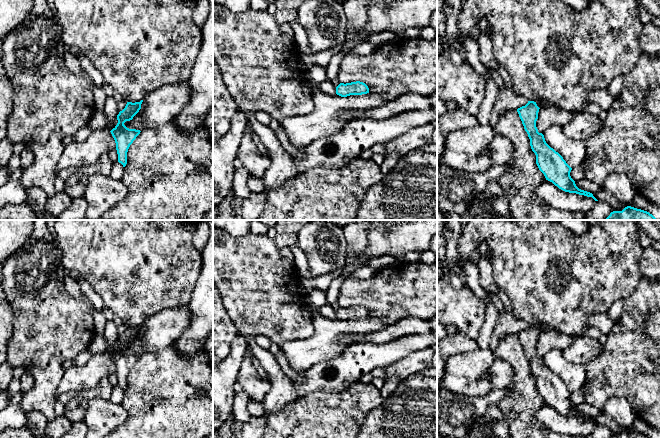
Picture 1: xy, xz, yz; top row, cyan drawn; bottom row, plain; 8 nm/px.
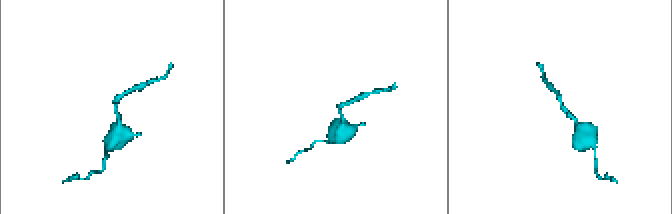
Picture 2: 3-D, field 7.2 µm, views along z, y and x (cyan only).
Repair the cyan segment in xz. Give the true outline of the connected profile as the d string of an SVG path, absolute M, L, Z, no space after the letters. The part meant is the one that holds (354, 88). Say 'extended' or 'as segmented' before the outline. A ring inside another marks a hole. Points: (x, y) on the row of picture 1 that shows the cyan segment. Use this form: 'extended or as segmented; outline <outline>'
as segmented; outline M360 81L351 82L351 83L340 83L336 87L336 94L341 97L347 97L350 95L362 95L369 93L368 86Z

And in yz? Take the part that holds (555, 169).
as segmented; outline M528 101L525 106L517 109L530 139L531 149L536 155L536 164L539 170L544 174L546 180L552 182L559 189L592 197L595 201L598 201L592 193L581 190L576 186L575 181L570 176L572 168L558 152L546 143L544 135L538 132L536 121L539 109L534 101Z

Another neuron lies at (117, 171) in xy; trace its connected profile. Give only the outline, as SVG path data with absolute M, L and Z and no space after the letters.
M118 161L112 164L110 176L116 180L121 180L124 174L124 167Z

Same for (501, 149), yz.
M495 134L488 148L493 165L504 165L512 158L513 145L510 139L505 136Z

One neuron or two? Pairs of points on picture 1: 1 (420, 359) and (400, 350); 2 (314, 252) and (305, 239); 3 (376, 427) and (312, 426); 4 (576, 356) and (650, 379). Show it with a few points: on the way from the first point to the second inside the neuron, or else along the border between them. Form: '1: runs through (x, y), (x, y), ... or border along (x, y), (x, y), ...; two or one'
1: border along (426, 347), (412, 351), (388, 365); two
2: runs through (314, 249), (308, 242); one
3: border along (375, 408), (366, 416), (360, 427); two
4: border along (603, 344), (601, 352), (585, 366); two

